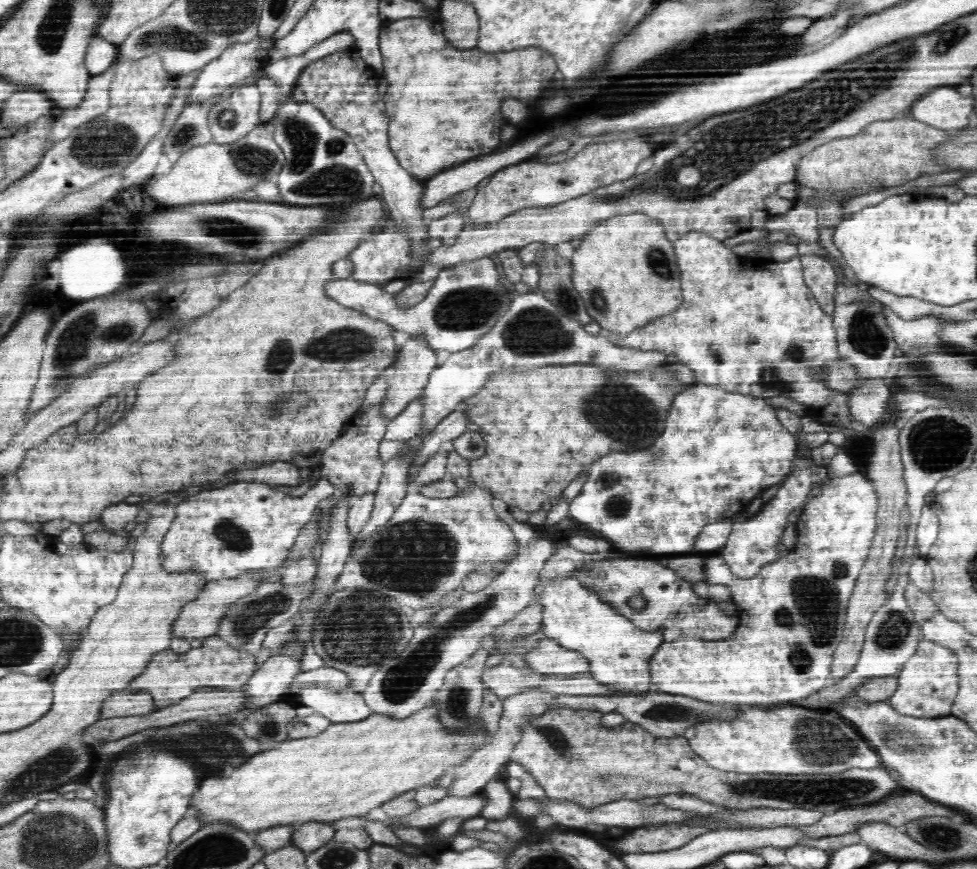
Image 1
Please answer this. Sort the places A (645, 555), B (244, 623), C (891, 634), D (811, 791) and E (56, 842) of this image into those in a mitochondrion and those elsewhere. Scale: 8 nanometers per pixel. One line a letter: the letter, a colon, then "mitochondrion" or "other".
A: other
B: mitochondrion
C: mitochondrion
D: mitochondrion
E: mitochondrion

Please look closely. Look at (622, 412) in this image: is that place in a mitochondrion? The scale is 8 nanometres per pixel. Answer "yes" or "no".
yes

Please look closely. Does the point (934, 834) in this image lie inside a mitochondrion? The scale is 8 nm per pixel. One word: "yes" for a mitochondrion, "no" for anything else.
yes

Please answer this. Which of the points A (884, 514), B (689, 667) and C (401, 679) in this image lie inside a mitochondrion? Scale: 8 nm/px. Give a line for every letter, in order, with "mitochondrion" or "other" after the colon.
A: other
B: other
C: mitochondrion

